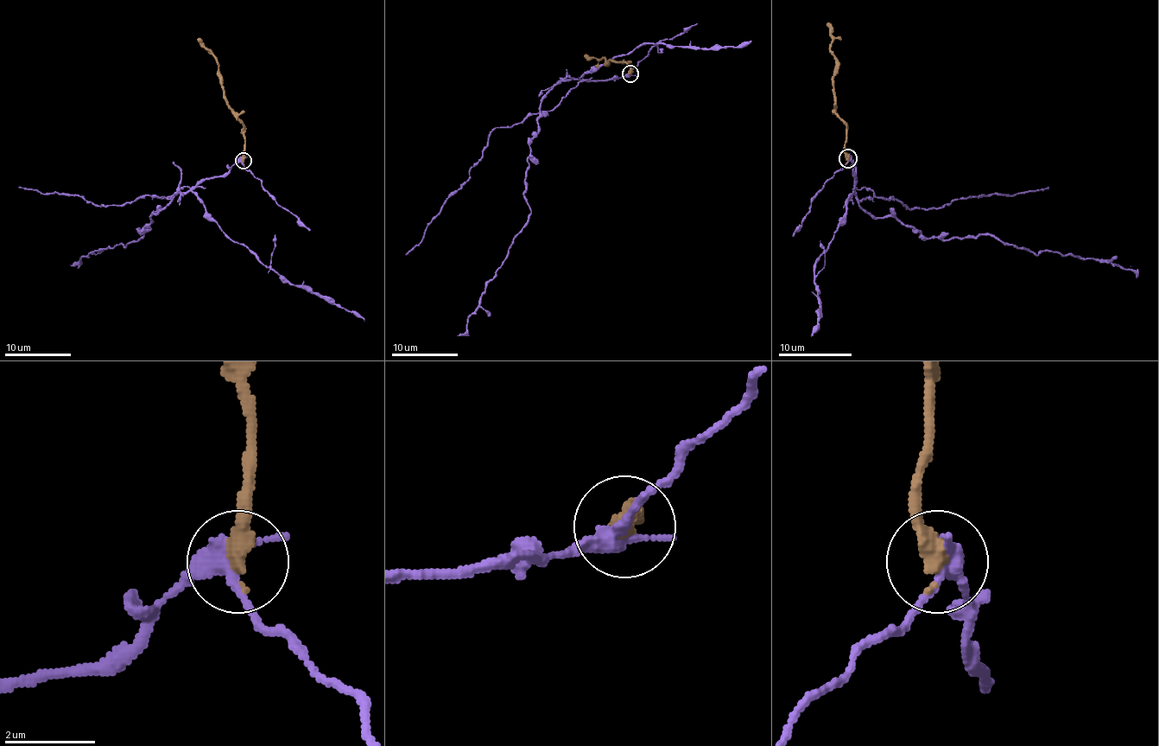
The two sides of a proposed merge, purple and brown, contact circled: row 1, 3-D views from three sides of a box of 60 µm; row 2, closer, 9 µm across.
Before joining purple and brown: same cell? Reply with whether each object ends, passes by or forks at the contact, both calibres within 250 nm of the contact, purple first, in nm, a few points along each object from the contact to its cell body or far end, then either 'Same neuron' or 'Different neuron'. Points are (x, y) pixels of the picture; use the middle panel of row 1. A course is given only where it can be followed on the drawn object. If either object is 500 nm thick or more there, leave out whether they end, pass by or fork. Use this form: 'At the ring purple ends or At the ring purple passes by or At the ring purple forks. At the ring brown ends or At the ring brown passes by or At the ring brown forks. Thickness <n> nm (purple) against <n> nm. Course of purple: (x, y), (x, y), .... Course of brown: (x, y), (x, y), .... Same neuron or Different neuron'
At the ring purple forks. At the ring brown ends. Thickness 320 nm (purple) against 420 nm. Course of purple: (629, 73), (605, 80), (564, 79), (546, 95), (528, 143), (527, 223), (487, 283), (467, 328), (458, 334). Course of brown: (630, 73), (632, 69), (625, 62), (607, 62), (604, 57), (584, 55). Different neuron

